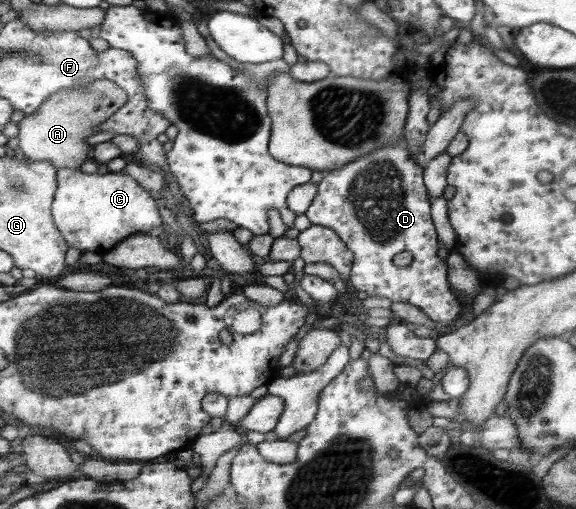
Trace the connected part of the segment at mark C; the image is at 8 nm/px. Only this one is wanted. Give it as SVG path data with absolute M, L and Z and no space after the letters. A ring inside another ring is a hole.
M67 168L60 170L59 182L53 206L55 222L71 247L102 255L130 236L163 225L154 198L122 172L98 175Z

